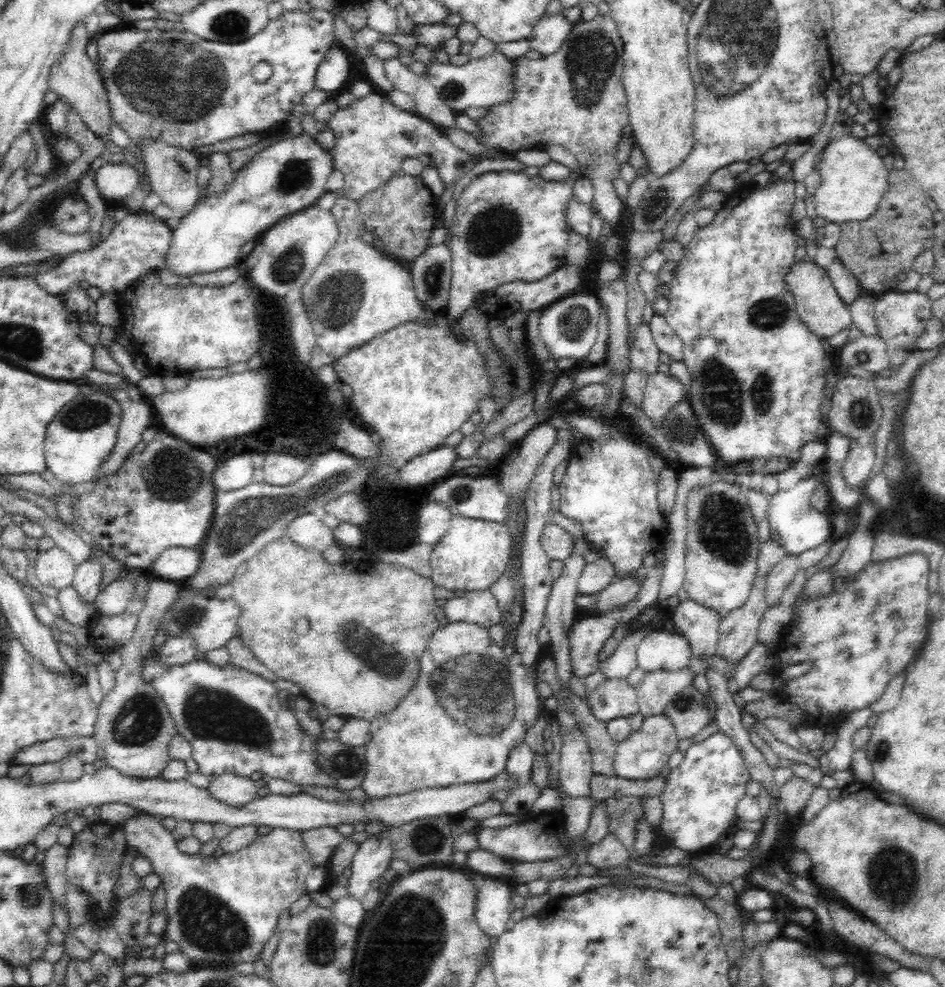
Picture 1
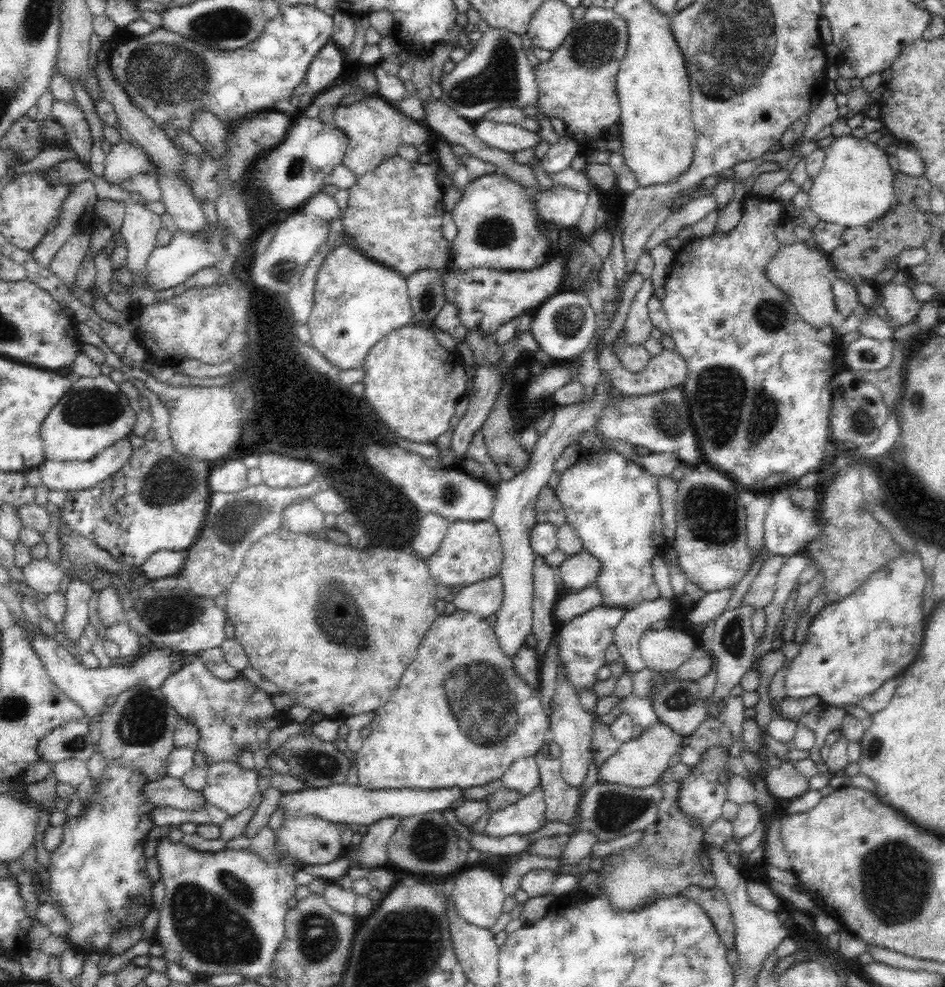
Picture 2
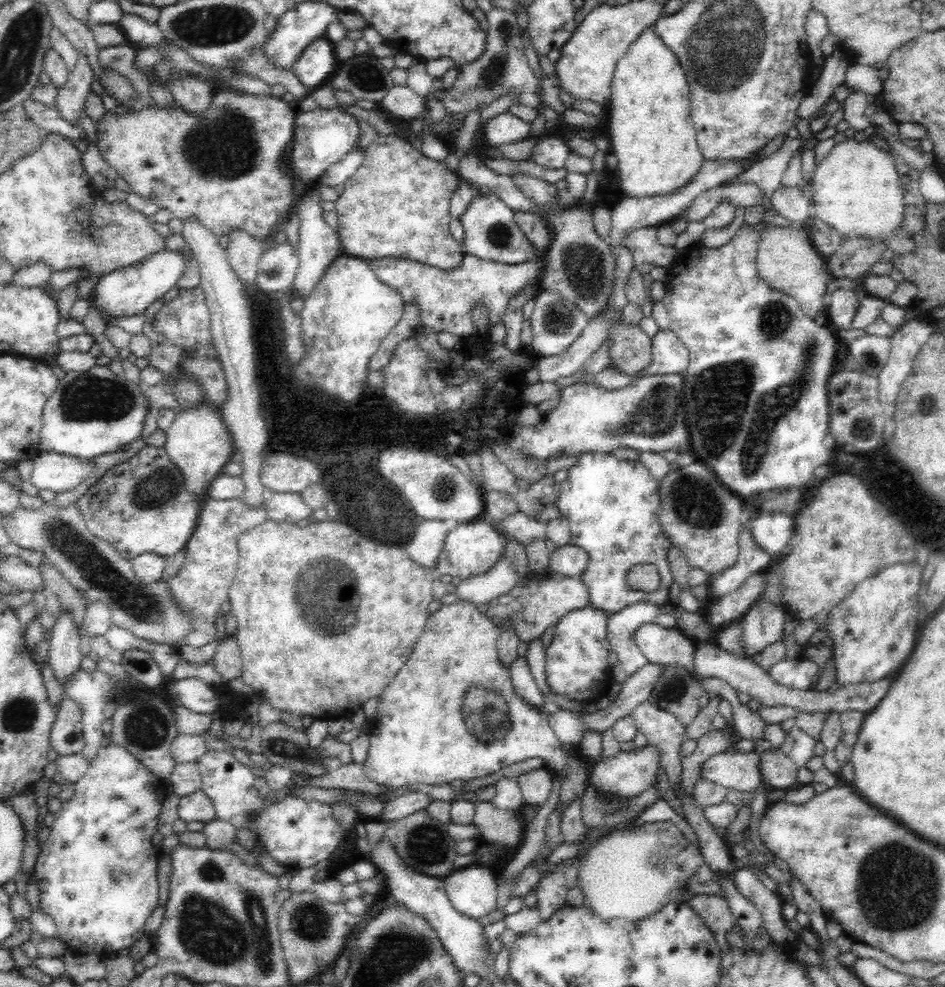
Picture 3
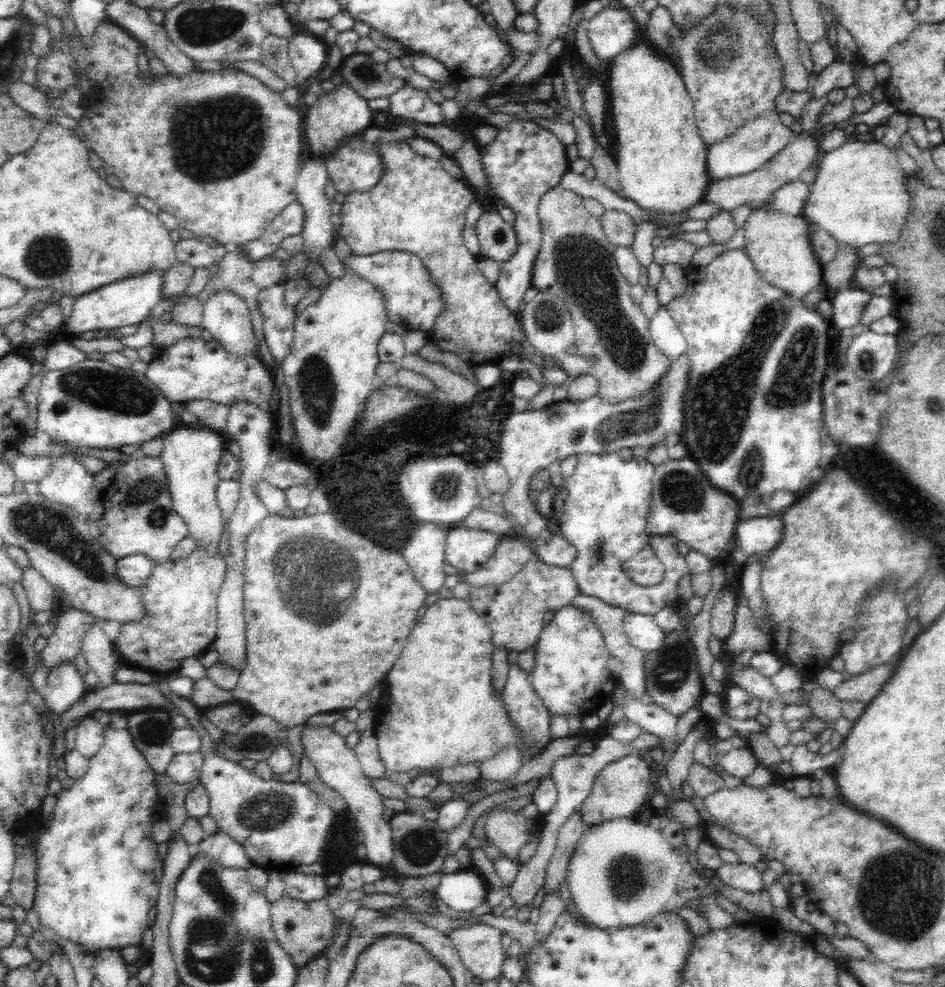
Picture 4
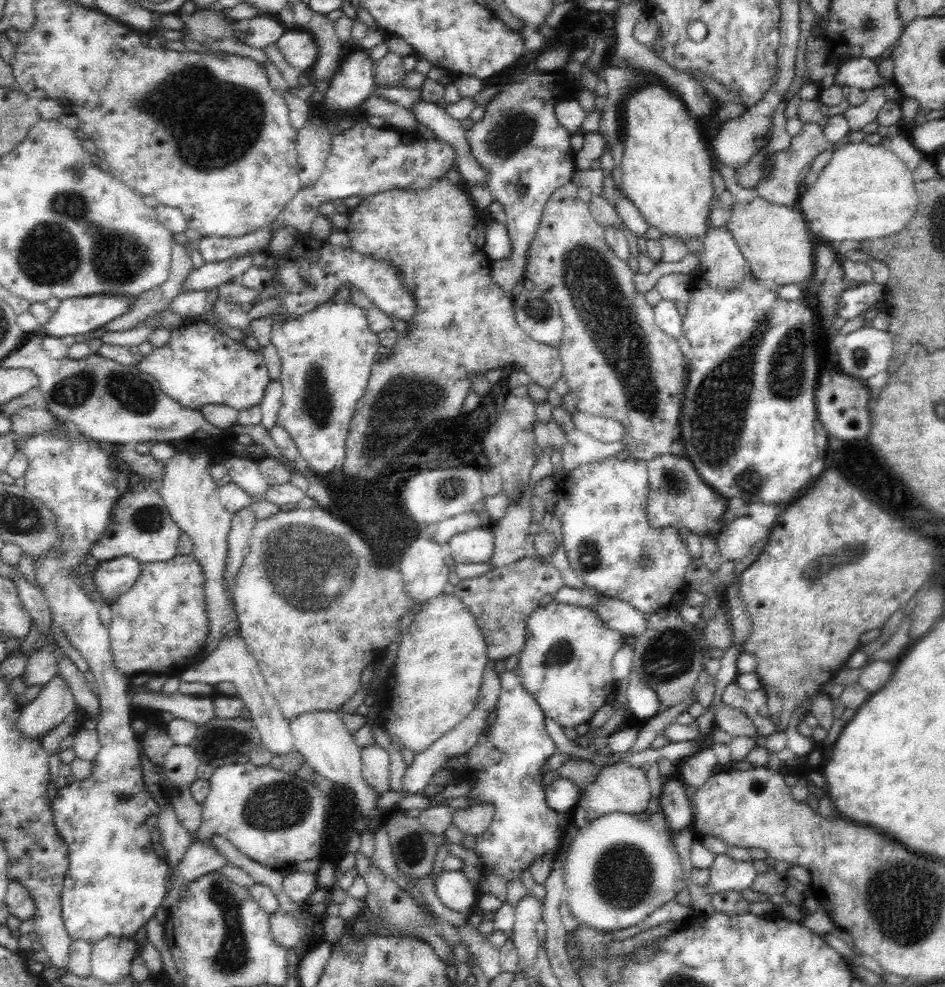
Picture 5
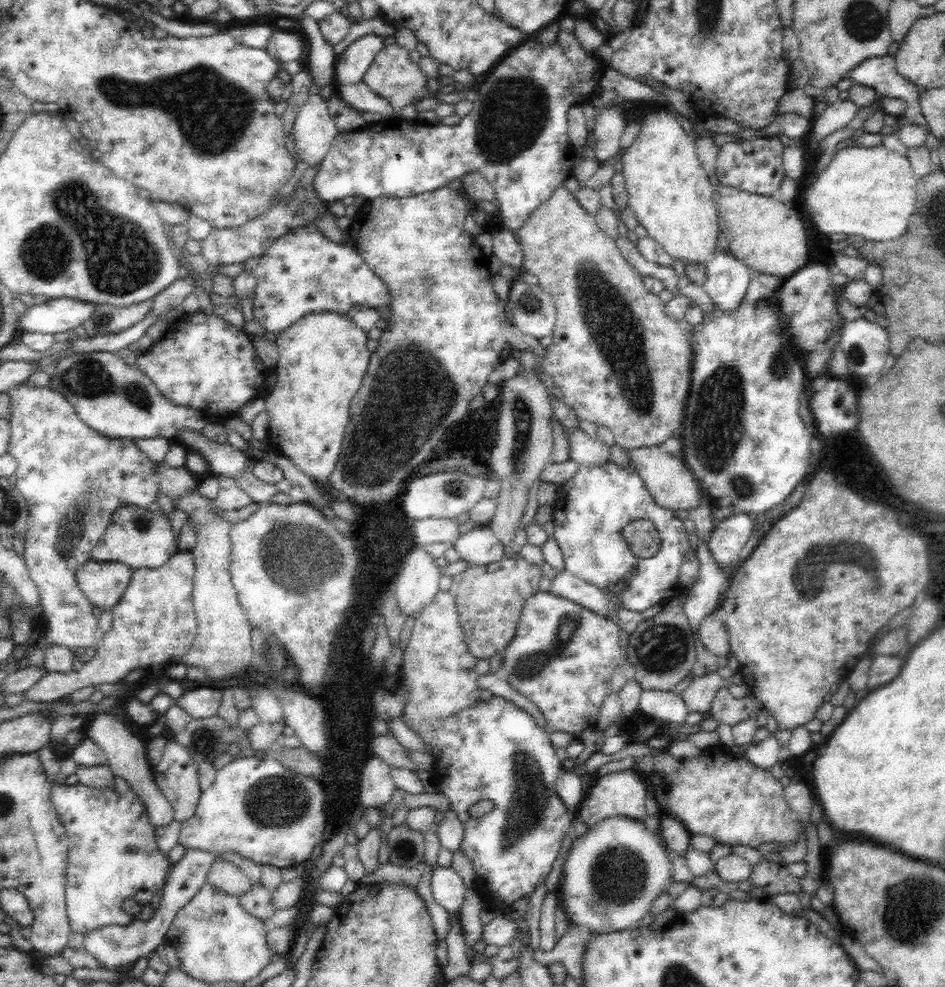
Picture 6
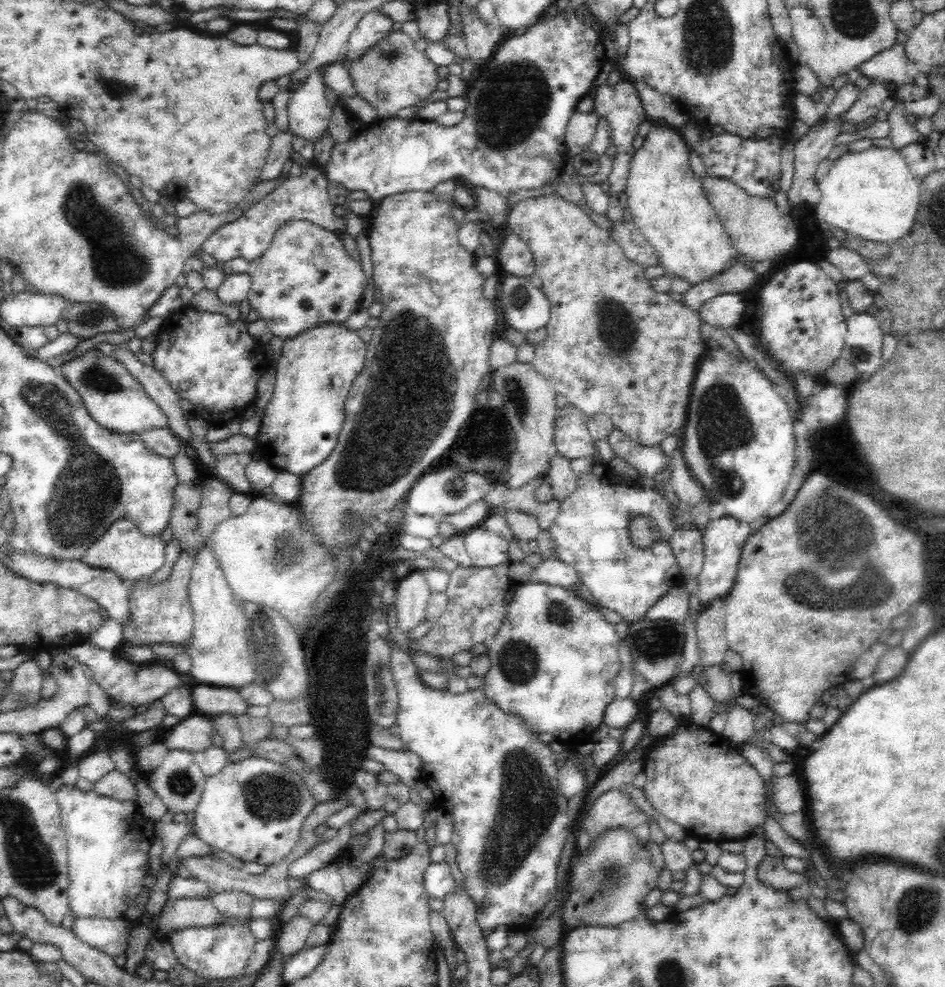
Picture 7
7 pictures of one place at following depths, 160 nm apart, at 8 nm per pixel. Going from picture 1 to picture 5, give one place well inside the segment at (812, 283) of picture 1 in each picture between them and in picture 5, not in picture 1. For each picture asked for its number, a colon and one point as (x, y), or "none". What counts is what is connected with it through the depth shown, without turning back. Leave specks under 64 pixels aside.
2: (805, 274)
3: (787, 261)
4: (779, 245)
5: (772, 237)

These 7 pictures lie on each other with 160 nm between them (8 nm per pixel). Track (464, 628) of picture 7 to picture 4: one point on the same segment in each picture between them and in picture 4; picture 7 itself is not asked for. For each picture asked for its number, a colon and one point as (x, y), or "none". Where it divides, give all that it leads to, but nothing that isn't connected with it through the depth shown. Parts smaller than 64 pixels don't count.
4: (515, 610)
5: (501, 599)
6: (489, 599)

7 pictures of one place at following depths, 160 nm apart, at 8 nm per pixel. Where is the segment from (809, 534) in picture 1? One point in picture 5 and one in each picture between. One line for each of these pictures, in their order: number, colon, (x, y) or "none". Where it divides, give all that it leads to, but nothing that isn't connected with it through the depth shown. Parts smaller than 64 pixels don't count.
2: (786, 530)
3: (773, 531)
4: (756, 536)
5: (734, 540)

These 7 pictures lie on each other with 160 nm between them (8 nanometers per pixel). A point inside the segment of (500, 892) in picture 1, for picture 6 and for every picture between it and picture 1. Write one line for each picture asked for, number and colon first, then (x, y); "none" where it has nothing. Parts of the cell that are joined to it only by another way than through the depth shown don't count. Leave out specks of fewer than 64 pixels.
2: (477, 894)
3: (472, 890)
4: (467, 889)
5: (453, 888)
6: (448, 890)

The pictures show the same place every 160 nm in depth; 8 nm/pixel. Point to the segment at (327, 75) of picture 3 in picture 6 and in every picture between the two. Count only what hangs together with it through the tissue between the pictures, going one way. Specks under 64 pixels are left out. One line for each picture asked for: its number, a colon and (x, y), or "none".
4: (308, 54)
5: (298, 46)
6: (285, 46)

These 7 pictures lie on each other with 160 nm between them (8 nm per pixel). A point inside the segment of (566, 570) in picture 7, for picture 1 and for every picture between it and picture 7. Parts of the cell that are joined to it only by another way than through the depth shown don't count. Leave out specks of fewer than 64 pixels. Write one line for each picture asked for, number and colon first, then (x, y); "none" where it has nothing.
1: (660, 650)
2: (666, 649)
3: (660, 645)
4: (643, 632)
5: (618, 615)
6: (565, 584)

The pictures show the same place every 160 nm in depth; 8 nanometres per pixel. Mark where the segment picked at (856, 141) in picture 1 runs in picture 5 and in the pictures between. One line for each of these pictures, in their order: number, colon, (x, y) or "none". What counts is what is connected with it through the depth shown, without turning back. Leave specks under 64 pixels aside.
2: (855, 186)
3: (856, 189)
4: (860, 196)
5: (865, 191)

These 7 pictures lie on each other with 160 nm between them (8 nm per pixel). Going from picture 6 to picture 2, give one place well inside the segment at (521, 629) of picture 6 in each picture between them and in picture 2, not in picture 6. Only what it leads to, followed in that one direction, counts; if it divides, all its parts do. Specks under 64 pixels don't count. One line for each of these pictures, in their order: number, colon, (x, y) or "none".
2: (581, 642)
3: (577, 667)
4: (571, 676)
5: (565, 665)

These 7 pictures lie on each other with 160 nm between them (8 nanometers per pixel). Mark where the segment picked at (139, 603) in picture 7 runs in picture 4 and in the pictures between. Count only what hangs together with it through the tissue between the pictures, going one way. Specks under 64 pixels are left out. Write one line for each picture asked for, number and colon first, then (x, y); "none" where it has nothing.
4: (180, 598)
5: (160, 625)
6: (154, 622)

